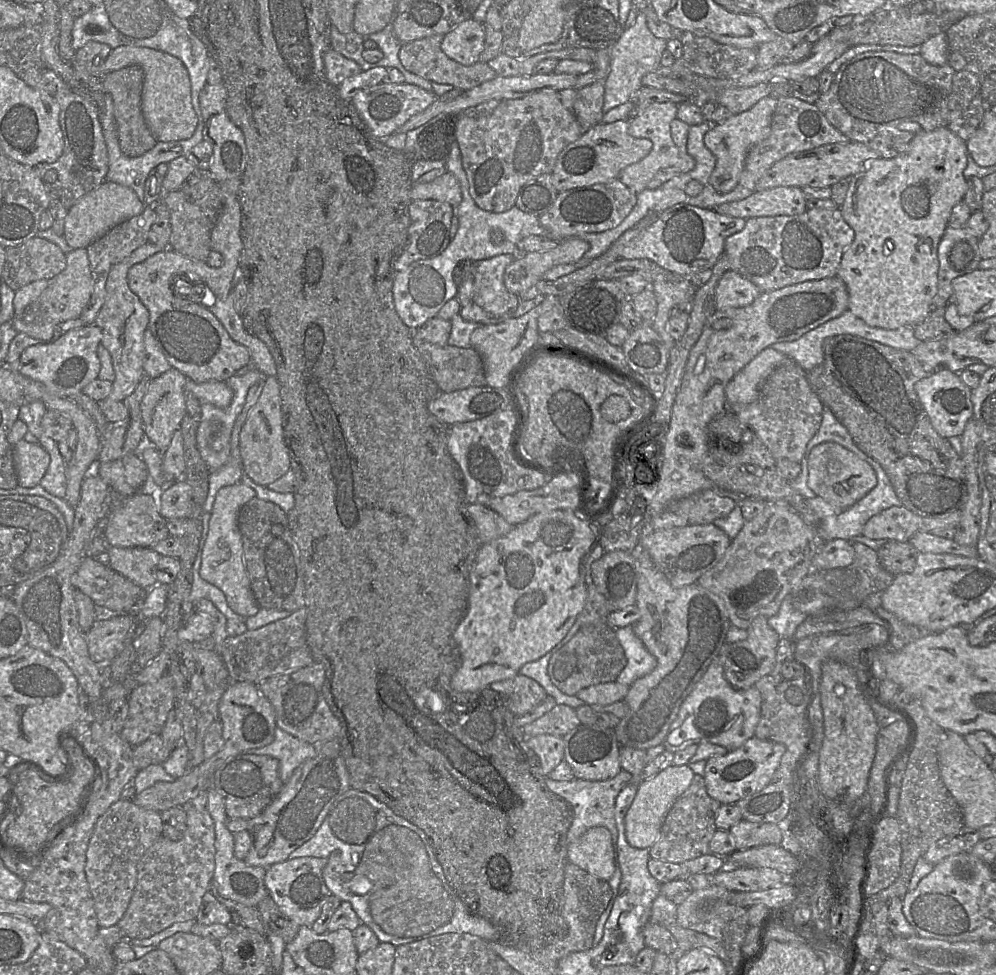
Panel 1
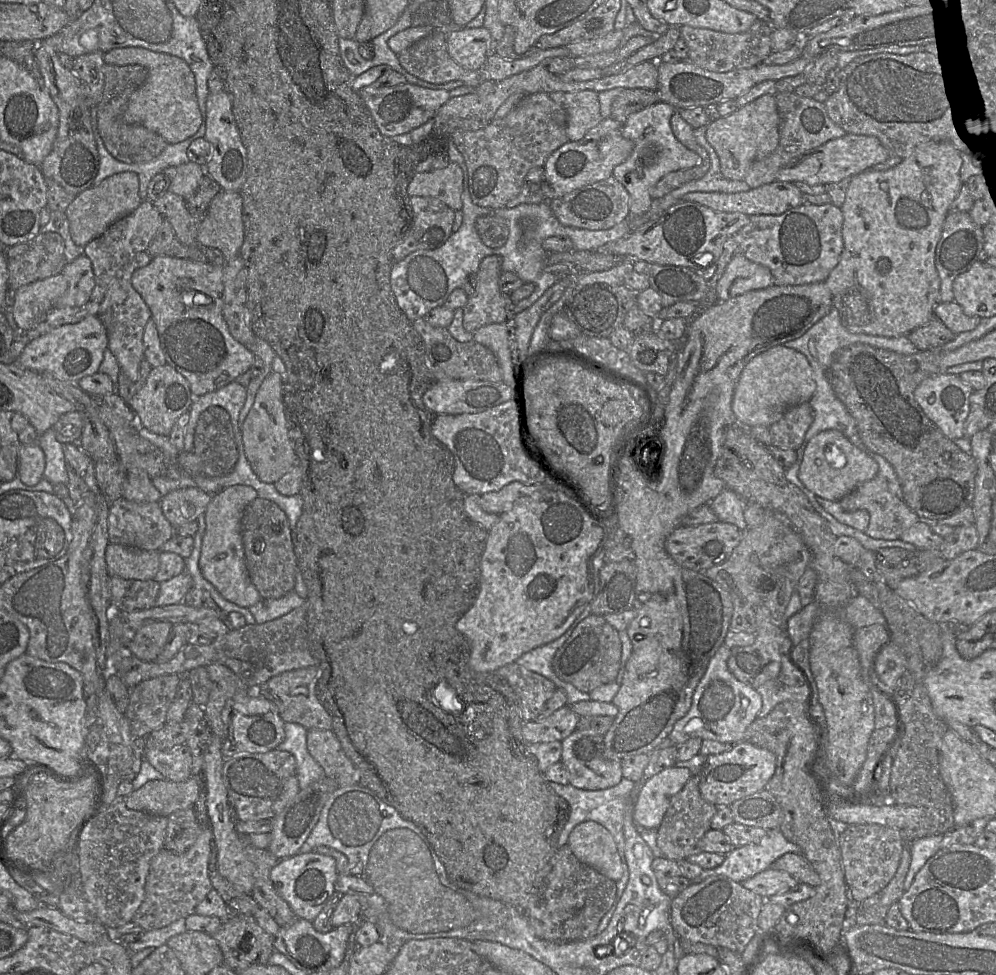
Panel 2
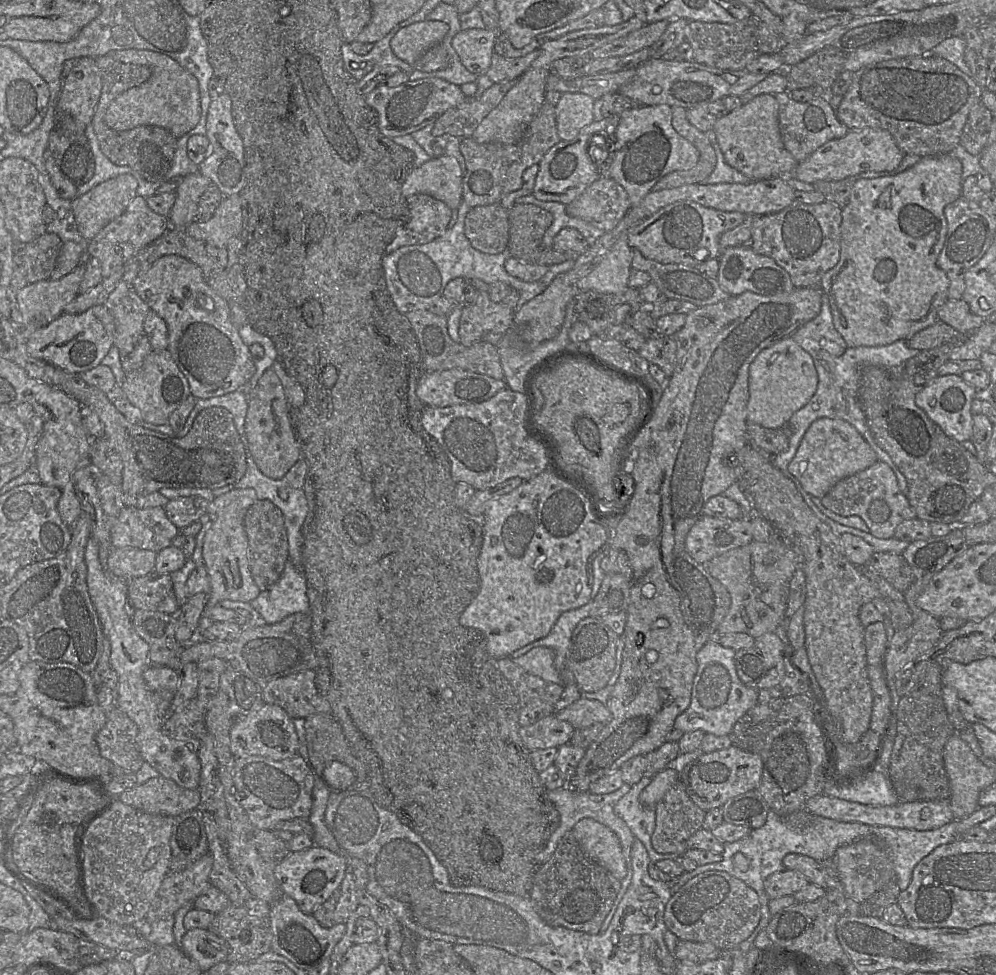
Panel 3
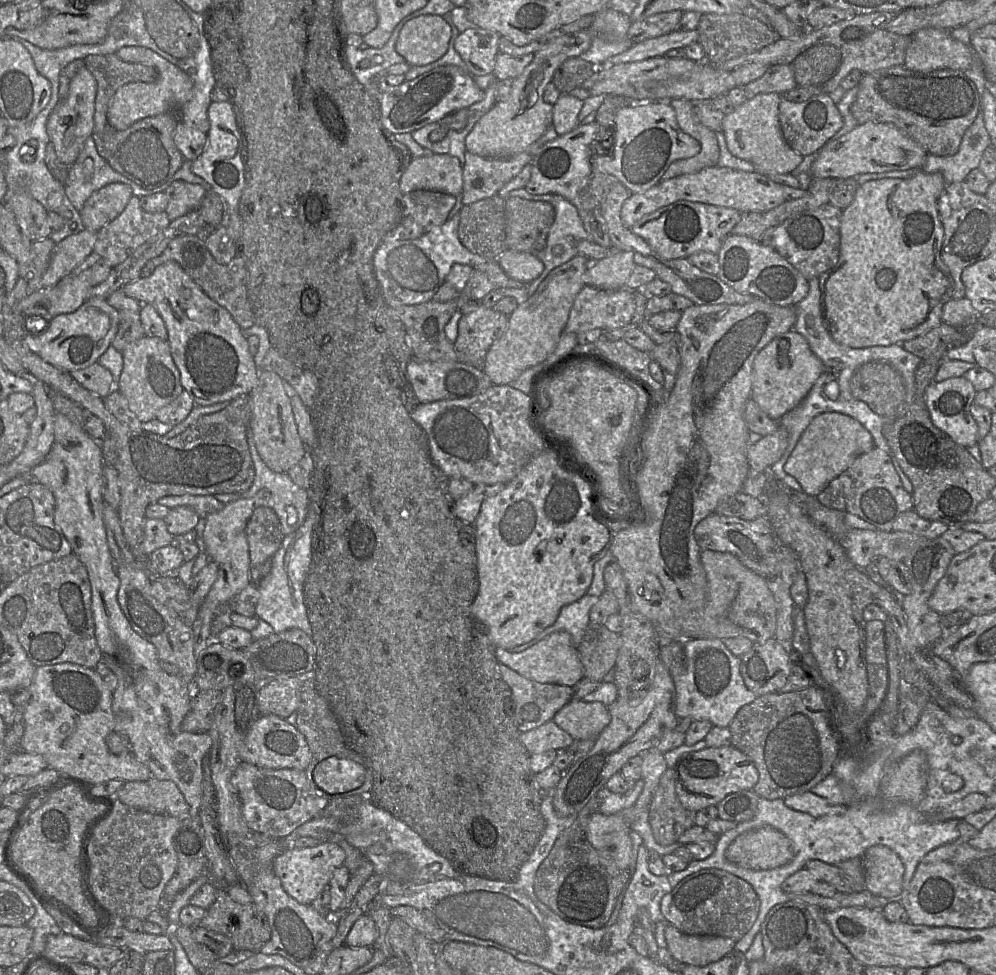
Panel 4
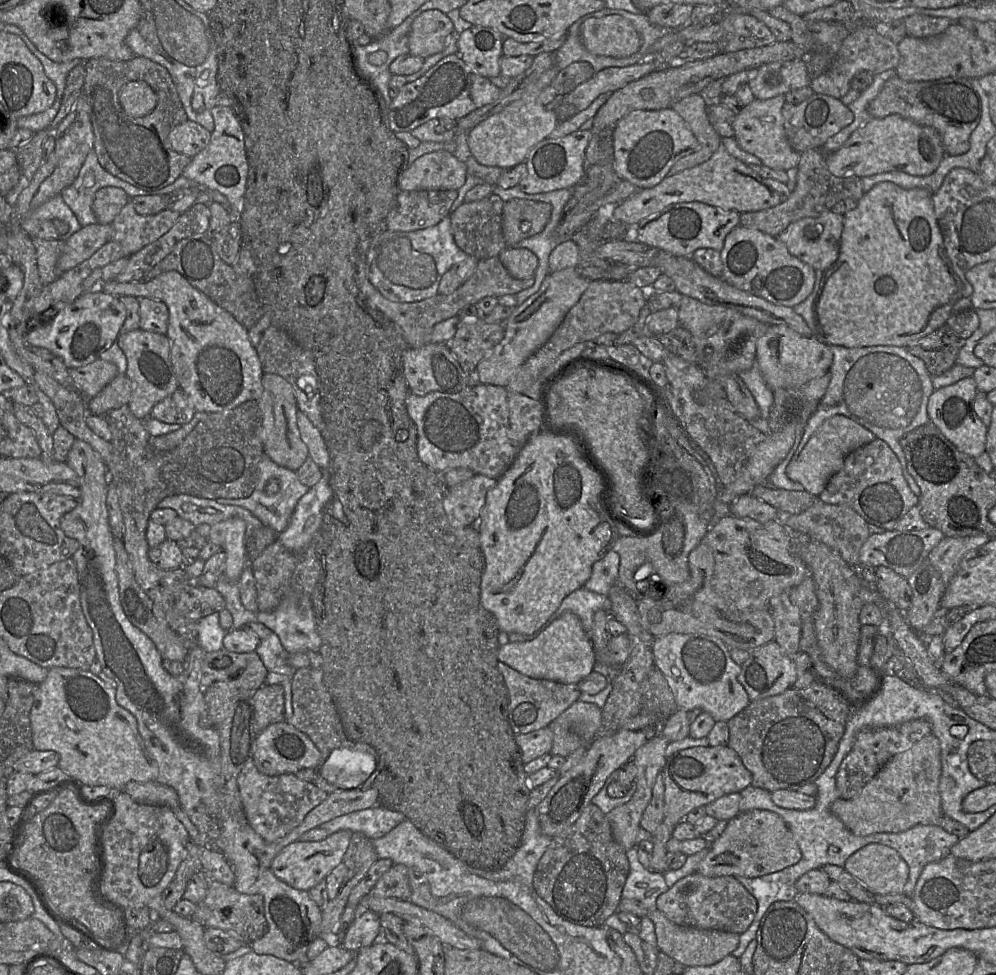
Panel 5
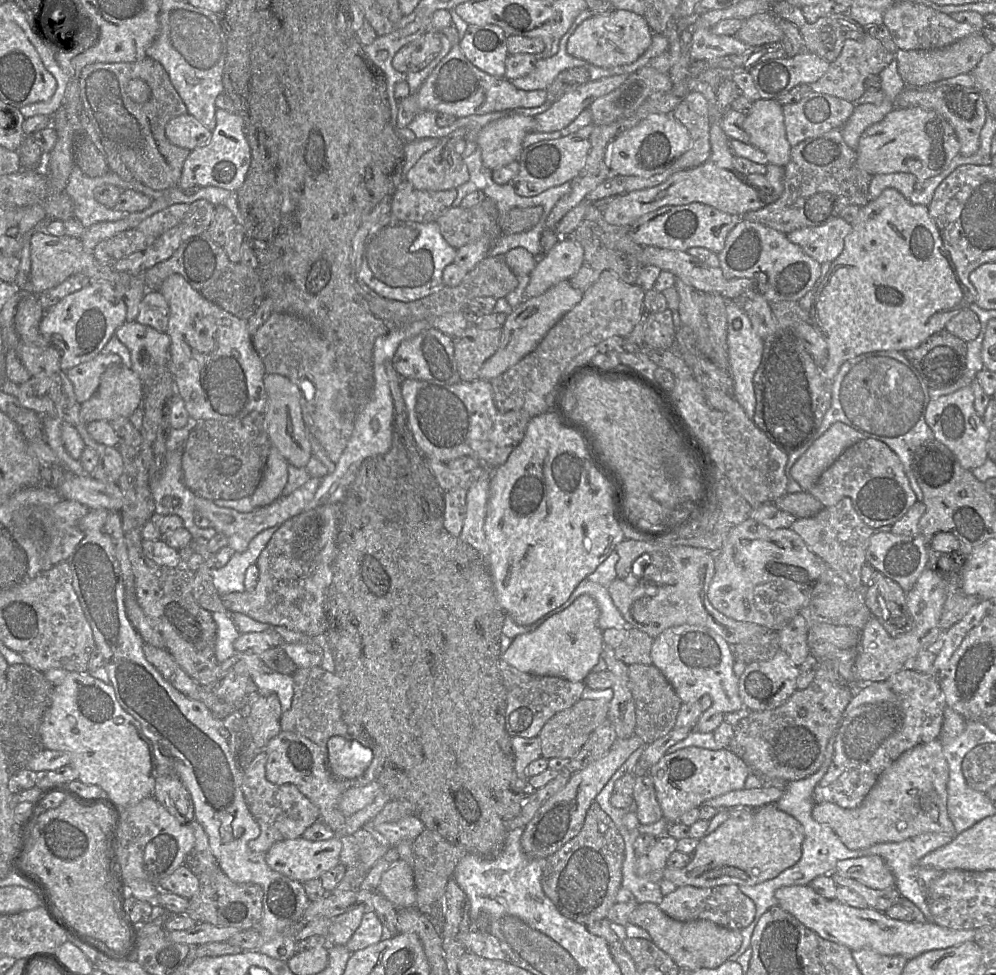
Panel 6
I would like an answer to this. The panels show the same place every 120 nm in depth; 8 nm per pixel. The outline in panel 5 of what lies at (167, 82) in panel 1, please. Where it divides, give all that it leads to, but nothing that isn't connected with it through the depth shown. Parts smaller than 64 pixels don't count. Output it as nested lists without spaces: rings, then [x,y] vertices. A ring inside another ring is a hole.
[[[142,80],[126,83],[120,91],[119,99],[125,113],[132,117],[149,114],[157,104],[157,94]]]

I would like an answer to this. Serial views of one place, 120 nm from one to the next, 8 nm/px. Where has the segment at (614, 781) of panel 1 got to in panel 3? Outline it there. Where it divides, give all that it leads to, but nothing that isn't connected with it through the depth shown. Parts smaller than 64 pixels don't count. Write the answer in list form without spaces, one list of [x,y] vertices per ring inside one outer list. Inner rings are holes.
[[[623,783],[620,788],[617,790],[606,793],[606,794],[592,794],[589,791],[587,792],[574,792],[570,789],[568,789],[566,786],[559,787],[557,789],[553,789],[548,791],[547,795],[548,798],[551,800],[551,802],[554,804],[556,809],[560,813],[560,824],[558,828],[553,832],[551,835],[547,845],[545,848],[535,857],[535,864],[536,864],[536,871],[538,868],[548,860],[548,858],[553,854],[555,851],[557,844],[559,840],[563,837],[563,835],[568,832],[572,831],[574,825],[581,820],[582,818],[592,818],[608,828],[610,828],[618,837],[623,858],[626,864],[627,873],[626,876],[621,880],[621,887],[619,892],[617,893],[617,896],[612,904],[611,910],[616,911],[616,908],[624,896],[629,884],[631,883],[633,870],[632,870],[632,863],[631,863],[631,847],[633,844],[633,841],[635,839],[635,836],[632,834],[630,828],[627,826],[624,820],[622,820],[615,812],[614,812],[614,805],[616,802],[624,796],[631,788],[631,785],[627,783]]]

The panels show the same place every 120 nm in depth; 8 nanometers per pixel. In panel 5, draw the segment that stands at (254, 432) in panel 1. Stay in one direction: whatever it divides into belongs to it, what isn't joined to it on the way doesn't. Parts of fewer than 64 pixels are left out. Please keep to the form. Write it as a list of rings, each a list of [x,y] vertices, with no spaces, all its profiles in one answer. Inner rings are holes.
[[[264,374],[262,386],[263,393],[257,402],[262,415],[261,439],[264,453],[277,465],[295,472],[309,457],[309,450],[300,437],[298,407],[293,388],[289,382],[276,374]]]

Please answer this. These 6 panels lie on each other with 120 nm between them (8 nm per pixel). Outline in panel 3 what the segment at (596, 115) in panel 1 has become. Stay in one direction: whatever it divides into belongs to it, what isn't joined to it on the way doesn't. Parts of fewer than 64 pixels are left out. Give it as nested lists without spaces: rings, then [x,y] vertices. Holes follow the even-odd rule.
[[[562,93],[555,105],[557,132],[561,140],[572,140],[594,121],[595,99],[584,93]]]

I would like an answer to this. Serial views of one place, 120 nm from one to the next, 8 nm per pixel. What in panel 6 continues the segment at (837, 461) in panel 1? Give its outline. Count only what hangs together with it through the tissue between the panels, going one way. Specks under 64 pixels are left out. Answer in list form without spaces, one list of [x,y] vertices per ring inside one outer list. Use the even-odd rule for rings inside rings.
[[[835,422],[794,463],[790,470],[791,476],[803,491],[809,492],[821,474],[848,447],[862,439],[865,437],[852,427],[843,422]]]

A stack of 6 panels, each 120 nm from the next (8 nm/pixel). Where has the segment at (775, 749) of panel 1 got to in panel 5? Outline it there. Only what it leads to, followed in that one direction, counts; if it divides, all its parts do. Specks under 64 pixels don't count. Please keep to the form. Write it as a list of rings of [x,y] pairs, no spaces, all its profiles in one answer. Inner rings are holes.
[[[701,746],[679,751],[668,757],[662,770],[665,784],[664,819],[653,834],[653,853],[650,871],[665,873],[667,842],[673,837],[675,827],[694,809],[707,806],[715,800],[740,793],[752,785],[752,774],[740,756],[729,746]]]

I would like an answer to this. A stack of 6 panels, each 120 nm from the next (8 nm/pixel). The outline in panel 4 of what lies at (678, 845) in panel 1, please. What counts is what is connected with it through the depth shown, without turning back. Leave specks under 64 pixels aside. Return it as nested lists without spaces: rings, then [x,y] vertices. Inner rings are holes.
[[[667,768],[662,775],[648,813],[654,839],[662,846],[677,842],[681,835],[696,825],[696,812],[687,810],[679,801],[672,769]]]

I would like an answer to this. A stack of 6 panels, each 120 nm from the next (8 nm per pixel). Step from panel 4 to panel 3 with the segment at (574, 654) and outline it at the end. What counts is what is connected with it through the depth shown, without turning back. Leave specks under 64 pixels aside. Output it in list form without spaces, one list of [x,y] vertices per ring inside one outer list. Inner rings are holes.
[[[534,647],[517,658],[510,658],[513,663],[522,667],[531,675],[546,682],[562,684],[562,678],[555,667],[555,651],[548,647]]]

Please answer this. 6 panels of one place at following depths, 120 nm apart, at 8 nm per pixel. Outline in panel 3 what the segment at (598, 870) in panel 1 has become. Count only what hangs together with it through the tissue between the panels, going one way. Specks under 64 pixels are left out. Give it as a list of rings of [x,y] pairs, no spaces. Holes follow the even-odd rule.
[[[586,817],[574,825],[572,832],[588,858],[620,881],[626,876],[627,868],[621,845],[617,835],[610,828]]]

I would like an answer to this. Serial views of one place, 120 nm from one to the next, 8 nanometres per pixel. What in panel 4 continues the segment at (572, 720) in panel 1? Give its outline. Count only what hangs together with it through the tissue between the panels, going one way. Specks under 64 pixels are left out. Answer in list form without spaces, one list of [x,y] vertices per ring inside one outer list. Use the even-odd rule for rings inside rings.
[[[552,720],[519,735],[530,755],[549,750],[566,750],[574,739]]]

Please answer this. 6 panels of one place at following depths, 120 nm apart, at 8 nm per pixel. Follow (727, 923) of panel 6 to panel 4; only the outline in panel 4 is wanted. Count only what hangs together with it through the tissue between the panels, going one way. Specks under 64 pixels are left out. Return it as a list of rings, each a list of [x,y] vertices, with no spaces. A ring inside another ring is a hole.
[[[709,868],[682,879],[660,901],[664,921],[689,935],[742,938],[752,927],[759,912],[759,898],[752,886],[724,870]]]

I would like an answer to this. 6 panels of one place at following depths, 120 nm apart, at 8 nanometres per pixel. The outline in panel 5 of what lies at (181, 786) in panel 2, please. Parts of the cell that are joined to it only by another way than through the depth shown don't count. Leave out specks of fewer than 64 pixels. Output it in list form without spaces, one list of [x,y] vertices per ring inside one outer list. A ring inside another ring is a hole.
[[[129,781],[122,791],[139,803],[163,805],[171,809],[180,806],[177,792],[172,787],[157,781]]]

